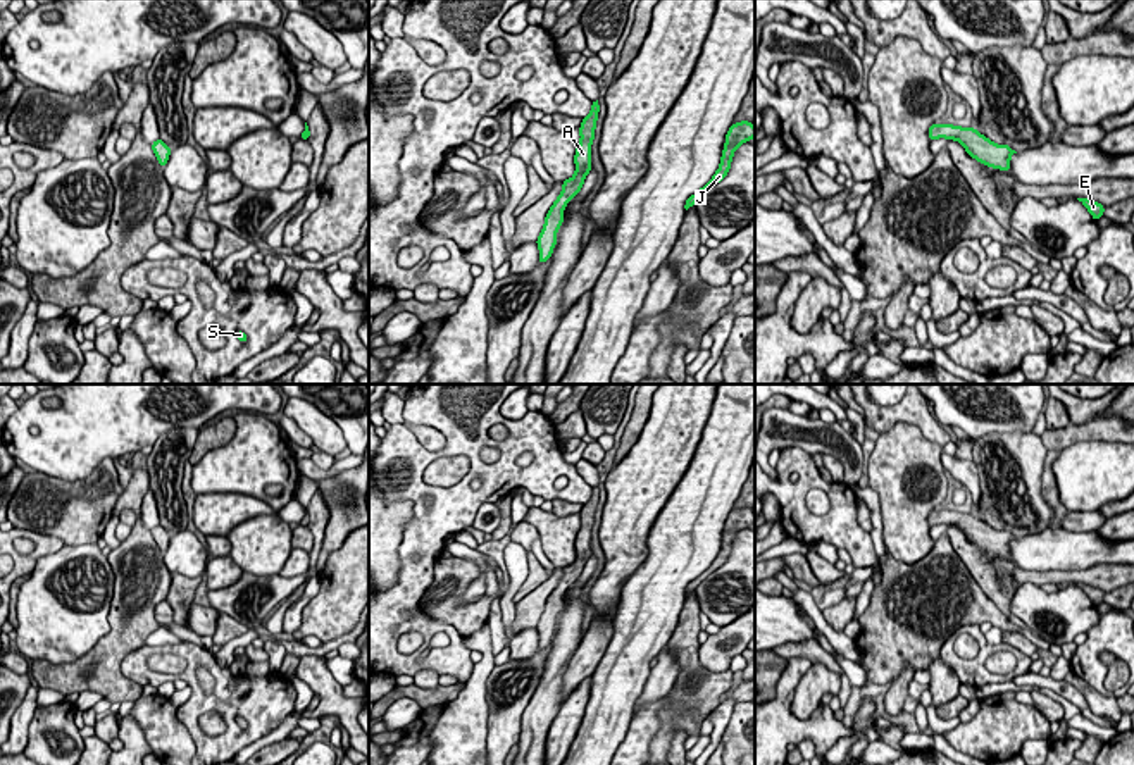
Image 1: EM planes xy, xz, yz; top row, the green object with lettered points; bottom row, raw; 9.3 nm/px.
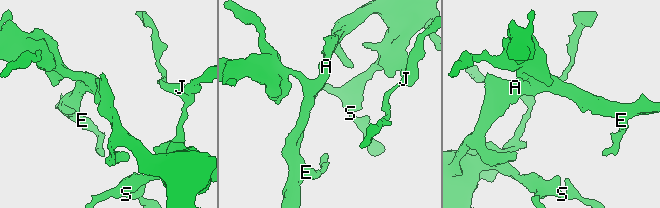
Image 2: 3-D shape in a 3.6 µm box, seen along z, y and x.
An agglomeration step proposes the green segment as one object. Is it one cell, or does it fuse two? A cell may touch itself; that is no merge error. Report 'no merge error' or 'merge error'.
no merge error

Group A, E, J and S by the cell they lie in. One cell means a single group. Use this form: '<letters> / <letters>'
A E J S

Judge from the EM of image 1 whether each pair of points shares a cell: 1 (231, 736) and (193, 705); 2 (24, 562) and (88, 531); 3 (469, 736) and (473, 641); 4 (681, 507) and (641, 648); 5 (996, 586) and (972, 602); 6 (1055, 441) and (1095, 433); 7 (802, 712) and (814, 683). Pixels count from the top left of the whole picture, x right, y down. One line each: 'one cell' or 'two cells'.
1: one cell
2: two cells
3: one cell
4: one cell
5: two cells
6: one cell
7: one cell

